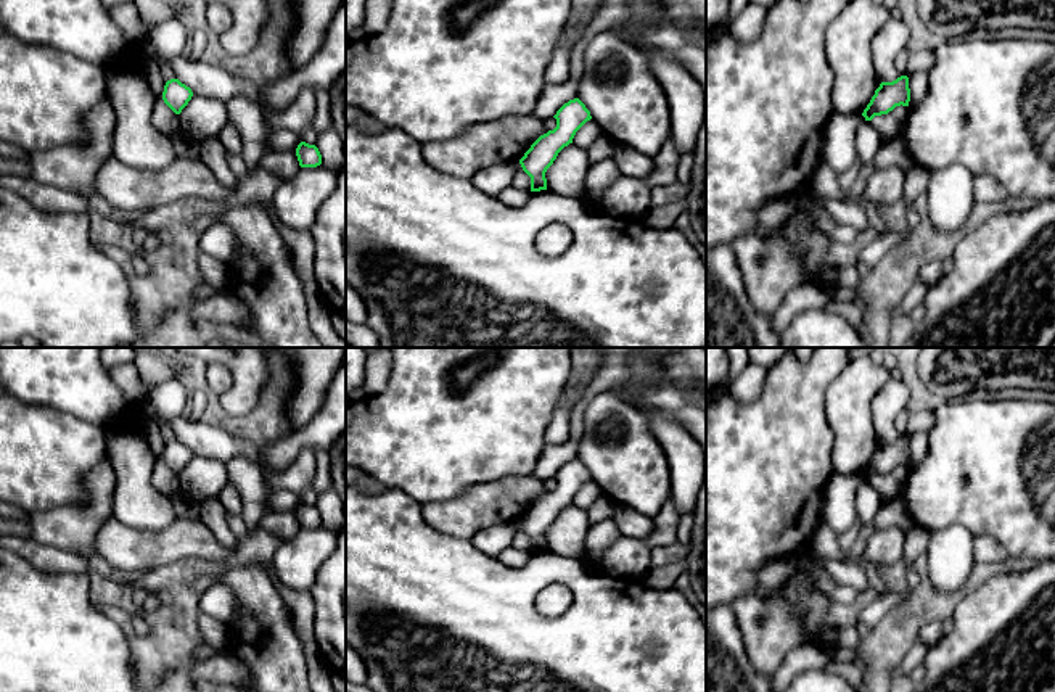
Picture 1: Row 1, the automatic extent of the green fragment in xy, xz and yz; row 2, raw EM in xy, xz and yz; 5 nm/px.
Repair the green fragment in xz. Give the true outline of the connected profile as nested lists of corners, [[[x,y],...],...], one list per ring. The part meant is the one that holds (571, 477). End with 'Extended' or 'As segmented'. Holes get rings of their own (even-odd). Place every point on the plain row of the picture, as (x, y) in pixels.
[[[579,459],[564,463],[553,478],[556,488],[540,496],[519,520],[523,531],[531,538],[531,552],[547,550],[547,529],[558,513],[573,504],[576,492],[592,480],[590,472]]]. As segmented

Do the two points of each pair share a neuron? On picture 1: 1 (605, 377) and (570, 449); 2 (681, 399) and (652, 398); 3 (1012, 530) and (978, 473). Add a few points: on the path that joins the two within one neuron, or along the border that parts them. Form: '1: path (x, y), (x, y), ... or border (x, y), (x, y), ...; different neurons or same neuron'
1: path (589, 395), (578, 409), (576, 432); same neuron
2: path (674, 398), (658, 398); same neuron
3: path (1012, 515), (989, 488); same neuron

